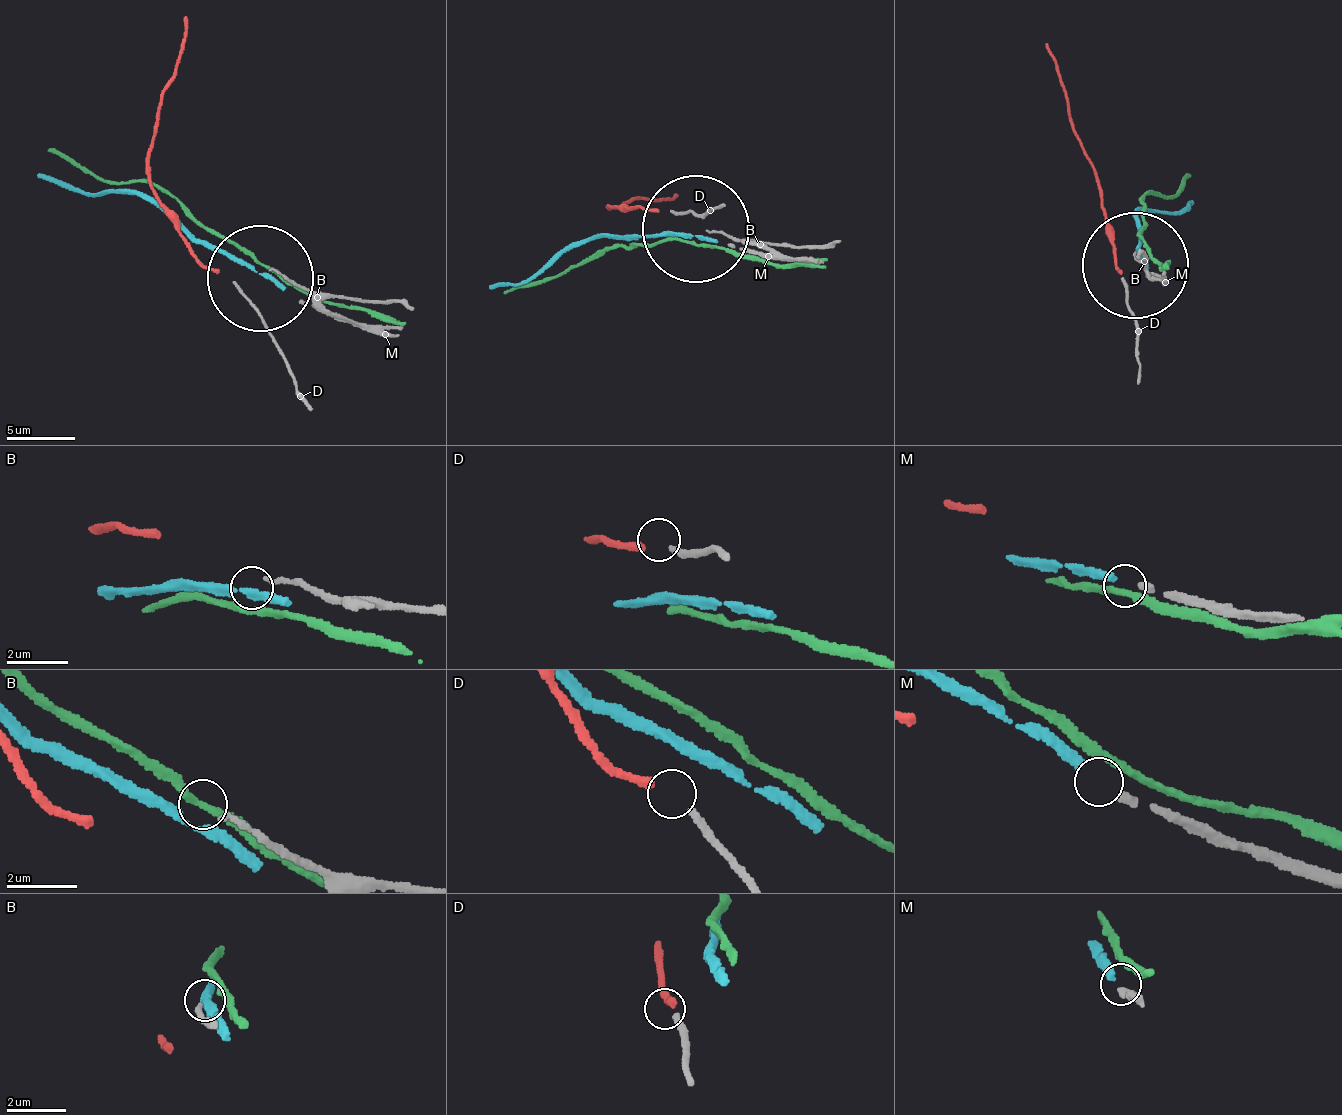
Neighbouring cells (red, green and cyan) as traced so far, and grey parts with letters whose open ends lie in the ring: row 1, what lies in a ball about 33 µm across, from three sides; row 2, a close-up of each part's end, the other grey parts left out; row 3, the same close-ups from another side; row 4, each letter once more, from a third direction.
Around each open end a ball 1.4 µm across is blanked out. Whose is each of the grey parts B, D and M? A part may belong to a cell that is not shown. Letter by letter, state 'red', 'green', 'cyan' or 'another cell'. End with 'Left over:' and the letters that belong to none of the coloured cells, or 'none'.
B: another cell
D: red
M: cyan
Left over: B

